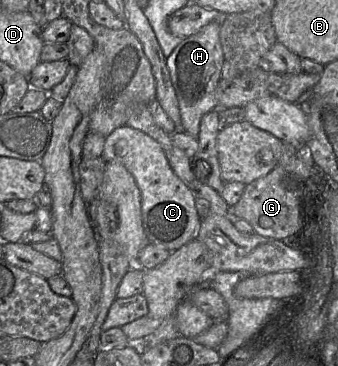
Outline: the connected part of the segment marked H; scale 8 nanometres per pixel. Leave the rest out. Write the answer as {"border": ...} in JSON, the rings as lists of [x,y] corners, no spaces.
{"border":[[[222,19],[210,22],[197,33],[184,38],[166,59],[180,109],[180,131],[184,131],[197,140],[202,117],[212,110],[219,109],[216,88],[221,79],[224,64],[223,48],[220,42],[221,22]]]}

